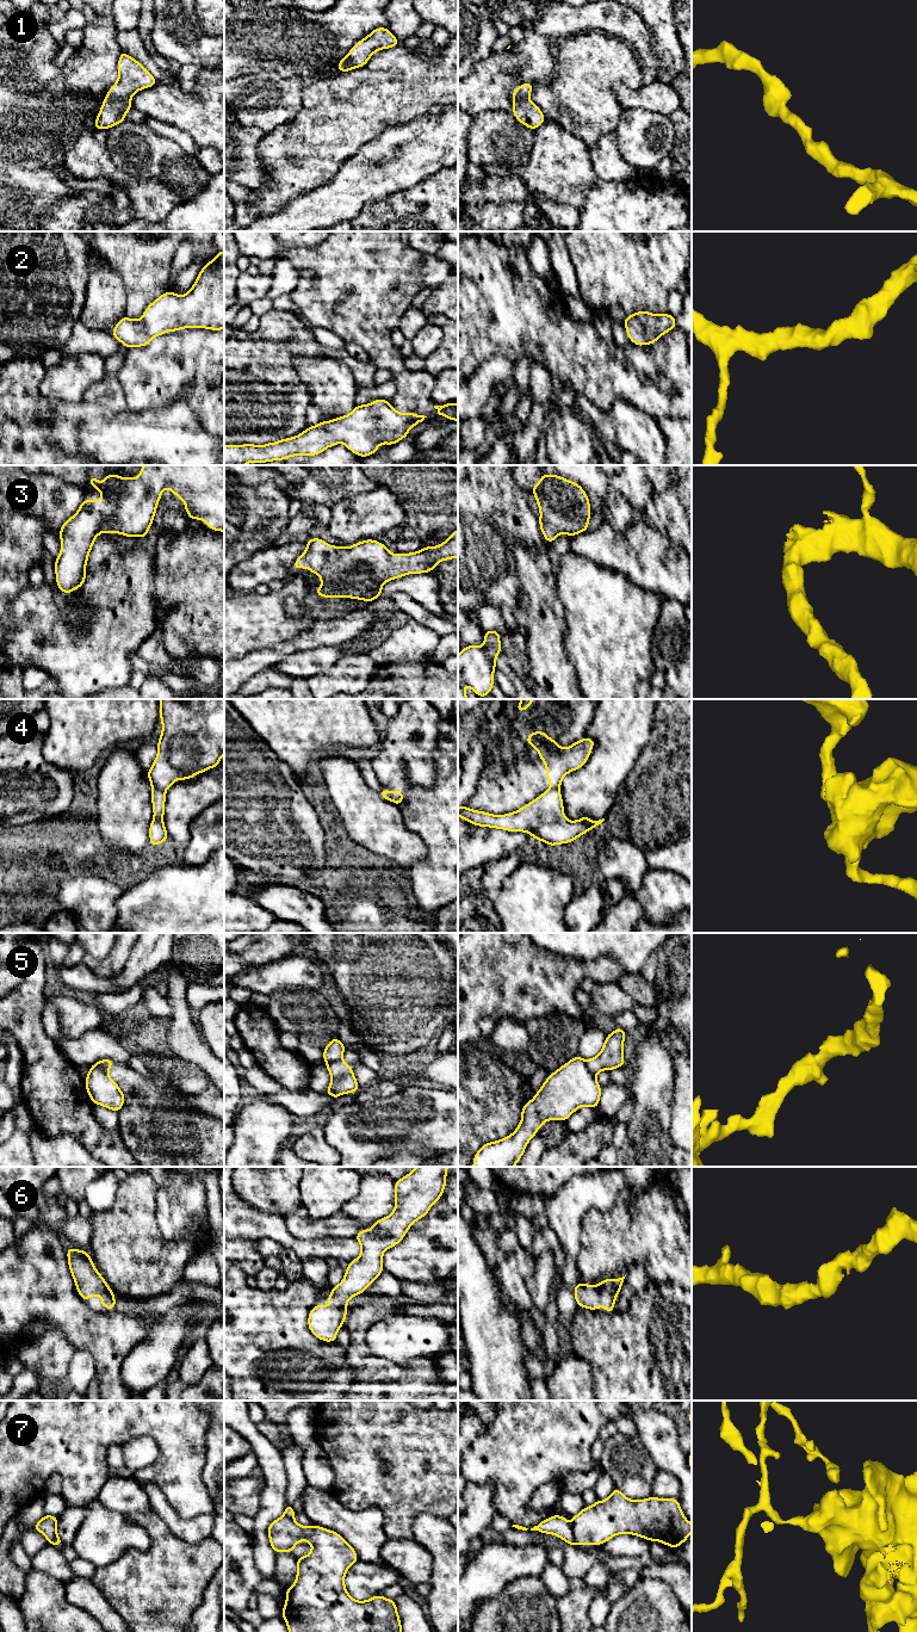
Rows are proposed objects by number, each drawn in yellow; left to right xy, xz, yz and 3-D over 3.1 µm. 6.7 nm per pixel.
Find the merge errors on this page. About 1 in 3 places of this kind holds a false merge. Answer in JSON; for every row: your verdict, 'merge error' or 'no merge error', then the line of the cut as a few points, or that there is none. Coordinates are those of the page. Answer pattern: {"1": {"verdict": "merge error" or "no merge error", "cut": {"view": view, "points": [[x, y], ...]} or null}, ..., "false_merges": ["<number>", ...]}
{"1": {"verdict": "no merge error", "cut": null}, "2": {"verdict": "no merge error", "cut": null}, "3": {"verdict": "no merge error", "cut": null}, "4": {"verdict": "merge error", "cut": {"view": "xy", "points": [[152, 784], [163, 792]]}}, "5": {"verdict": "merge error", "cut": {"view": "yz", "points": [[584, 1061], [588, 1069], [595, 1076]]}}, "6": {"verdict": "no merge error", "cut": null}, "7": {"verdict": "merge error", "cut": {"view": "yz", "points": [[570, 1526], [576, 1544]]}}, "false_merges": ["4", "5", "7"]}

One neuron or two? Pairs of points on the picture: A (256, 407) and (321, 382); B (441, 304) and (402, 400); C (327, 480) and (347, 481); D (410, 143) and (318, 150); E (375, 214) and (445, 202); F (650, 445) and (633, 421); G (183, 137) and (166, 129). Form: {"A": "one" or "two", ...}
{"A": "two", "B": "two", "C": "one", "D": "two", "E": "one", "F": "one", "G": "one"}

